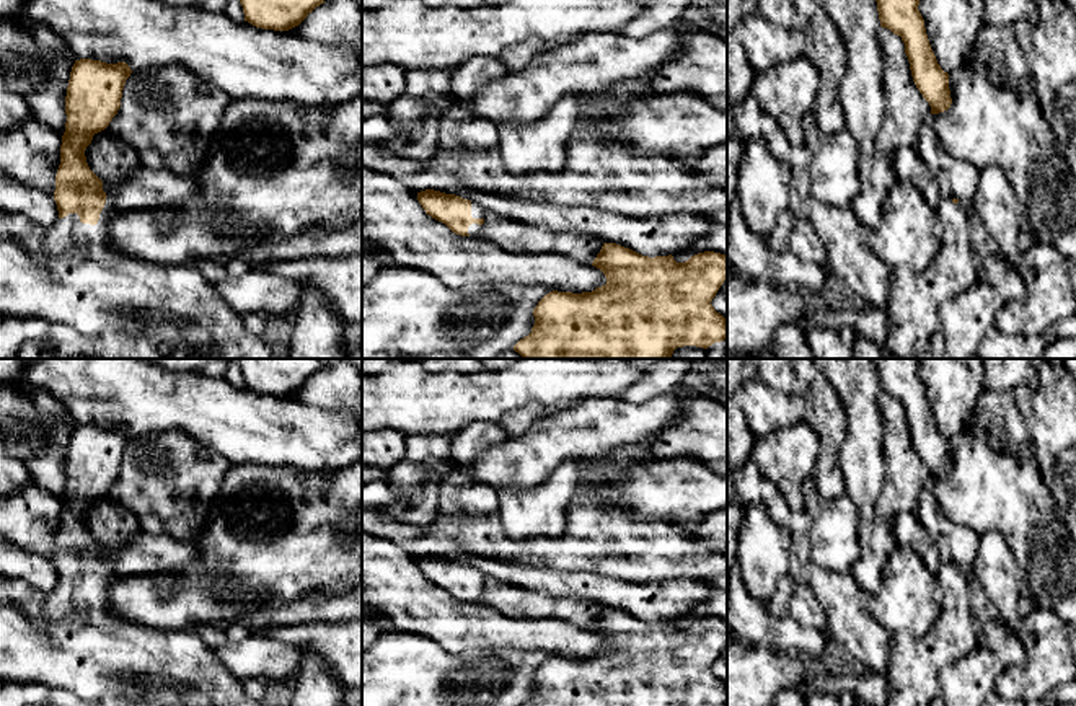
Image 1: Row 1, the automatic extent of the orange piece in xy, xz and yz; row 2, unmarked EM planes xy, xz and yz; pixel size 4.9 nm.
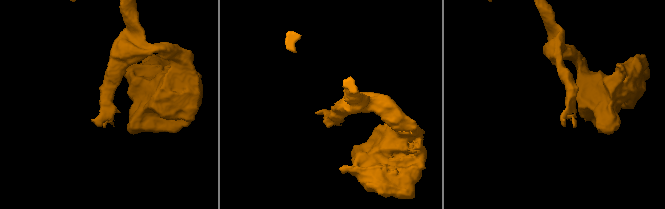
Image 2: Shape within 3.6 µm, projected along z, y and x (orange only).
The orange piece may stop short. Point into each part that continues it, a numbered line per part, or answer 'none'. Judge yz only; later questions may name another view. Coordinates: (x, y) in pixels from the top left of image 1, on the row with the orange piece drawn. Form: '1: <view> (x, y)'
1: yz (917, 297)

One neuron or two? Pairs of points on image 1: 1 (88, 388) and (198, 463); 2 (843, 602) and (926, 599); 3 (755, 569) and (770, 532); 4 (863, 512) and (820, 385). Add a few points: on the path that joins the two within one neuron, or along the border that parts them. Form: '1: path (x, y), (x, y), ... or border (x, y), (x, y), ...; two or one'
1: border (132, 434), (181, 431), (191, 439); two
2: border (859, 591), (863, 607), (887, 630); two
3: path (763, 560), (763, 542); one
4: border (843, 408), (846, 432), (840, 467), (846, 483); two

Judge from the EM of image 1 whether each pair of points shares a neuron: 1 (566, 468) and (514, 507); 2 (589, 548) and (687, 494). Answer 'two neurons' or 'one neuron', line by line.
1: one neuron
2: two neurons

